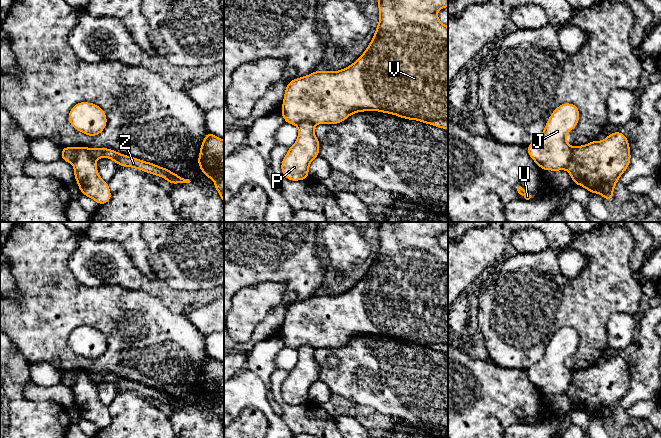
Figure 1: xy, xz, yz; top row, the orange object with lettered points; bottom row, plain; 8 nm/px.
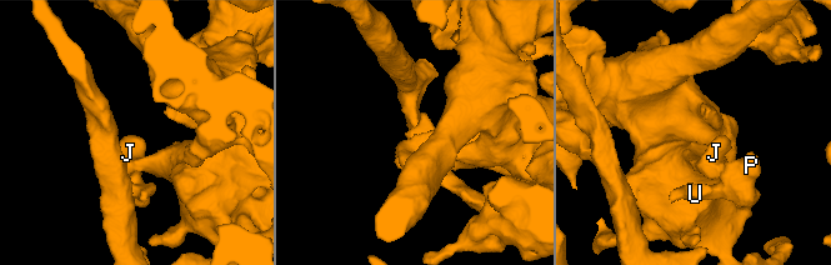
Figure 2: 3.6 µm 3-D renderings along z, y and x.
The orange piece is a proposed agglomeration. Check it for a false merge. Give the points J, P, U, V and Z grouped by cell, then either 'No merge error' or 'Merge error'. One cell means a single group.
Groups: J V Z / P U. Merge error

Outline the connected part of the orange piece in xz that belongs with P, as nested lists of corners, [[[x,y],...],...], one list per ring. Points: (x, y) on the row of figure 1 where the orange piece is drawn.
[[[309,121],[297,124],[298,138],[288,148],[288,152],[281,163],[281,171],[288,180],[299,181],[308,178],[310,163],[320,155],[320,141],[314,134],[314,125]]]

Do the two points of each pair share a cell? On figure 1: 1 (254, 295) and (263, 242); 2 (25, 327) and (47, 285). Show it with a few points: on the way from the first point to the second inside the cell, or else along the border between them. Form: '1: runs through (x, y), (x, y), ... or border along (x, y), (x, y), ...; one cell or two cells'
1: border along (279, 282), (261, 282), (241, 287), (234, 294); two cells
2: runs through (35, 317), (47, 305), (47, 295); one cell

